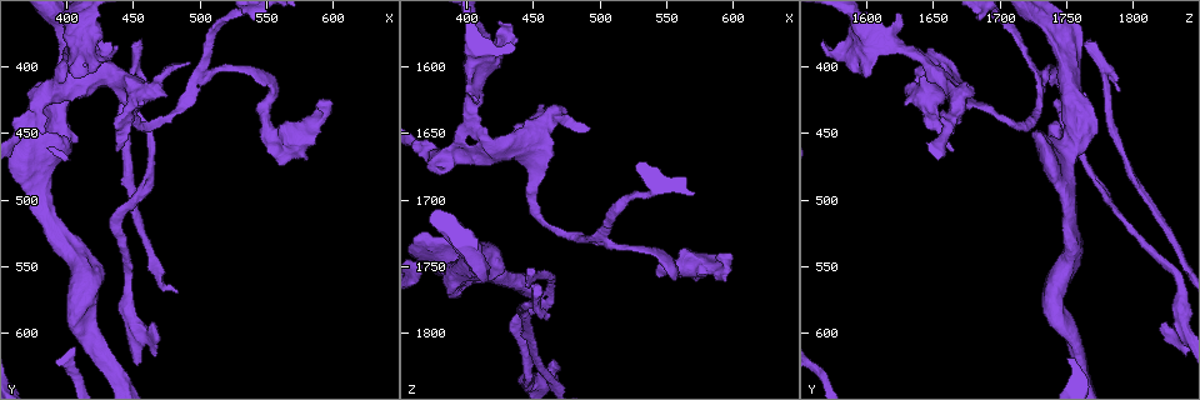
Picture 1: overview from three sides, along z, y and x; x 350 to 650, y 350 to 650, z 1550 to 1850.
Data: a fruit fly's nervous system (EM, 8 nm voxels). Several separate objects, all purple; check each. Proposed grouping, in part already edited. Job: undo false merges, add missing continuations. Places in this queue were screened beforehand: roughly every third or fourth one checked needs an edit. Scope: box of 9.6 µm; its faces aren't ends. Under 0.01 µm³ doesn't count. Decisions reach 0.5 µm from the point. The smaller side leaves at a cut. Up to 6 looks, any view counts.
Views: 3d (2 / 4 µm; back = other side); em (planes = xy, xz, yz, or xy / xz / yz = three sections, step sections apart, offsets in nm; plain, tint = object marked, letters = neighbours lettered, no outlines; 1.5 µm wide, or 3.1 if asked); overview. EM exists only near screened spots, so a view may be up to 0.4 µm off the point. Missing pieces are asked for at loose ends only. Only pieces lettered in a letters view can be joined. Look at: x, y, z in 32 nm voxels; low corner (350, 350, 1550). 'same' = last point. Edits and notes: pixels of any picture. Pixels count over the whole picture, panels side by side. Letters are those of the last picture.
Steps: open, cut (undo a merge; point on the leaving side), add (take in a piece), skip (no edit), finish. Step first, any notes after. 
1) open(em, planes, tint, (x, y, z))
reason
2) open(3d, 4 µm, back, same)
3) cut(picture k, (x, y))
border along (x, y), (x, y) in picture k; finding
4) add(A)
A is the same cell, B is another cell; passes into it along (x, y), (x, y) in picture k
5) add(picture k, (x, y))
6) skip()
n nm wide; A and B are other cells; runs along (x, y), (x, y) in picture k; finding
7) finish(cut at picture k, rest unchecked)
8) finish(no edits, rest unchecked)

open(em, planes, letters, (460, 602, 1834))
sudden change in width

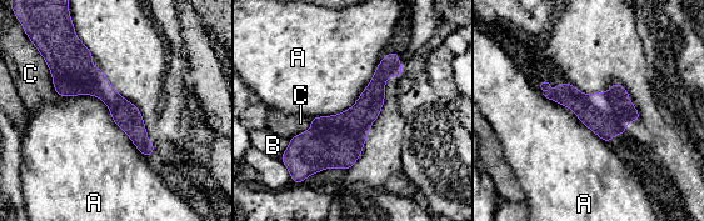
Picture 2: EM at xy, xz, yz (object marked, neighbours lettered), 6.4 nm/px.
skip()
A touches over 700 nm; A, B and C are other cells; all the same neuron

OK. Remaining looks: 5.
open(em, xz, step 4, tint, (380, 494, 1750))
three arms meet

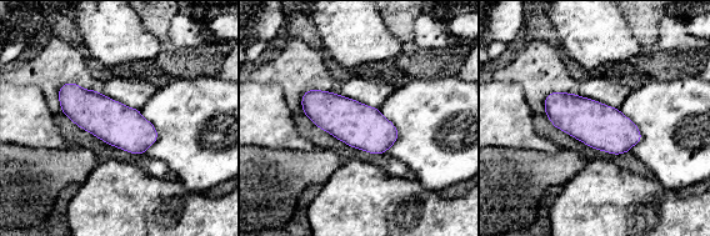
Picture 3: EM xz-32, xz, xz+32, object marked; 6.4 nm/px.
open(em, planes, letters, same)

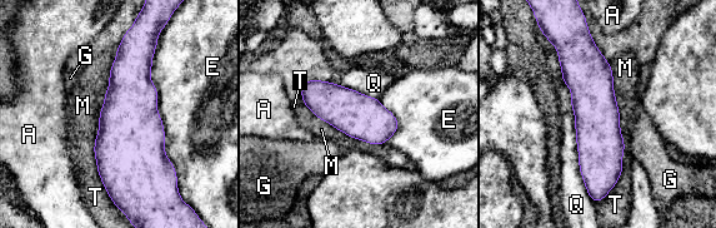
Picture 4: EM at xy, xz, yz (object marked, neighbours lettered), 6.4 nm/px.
skip()
E touches over 900 nm; A, E, G, M, Q and T are other cells; all the same neuron

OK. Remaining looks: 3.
open(em, yz, step 4, letters, (602, 428, 1744))
branch stops here

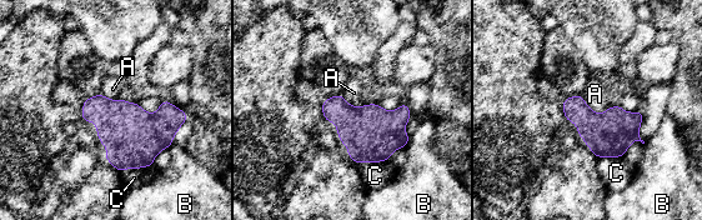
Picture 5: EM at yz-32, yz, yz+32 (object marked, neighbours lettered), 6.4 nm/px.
skip()
A, B and C are other cells; border along (582, 95), (595, 111), (610, 106) in picture 5; no lettered piece goes on from it

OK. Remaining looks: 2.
finish(no edits, rest unchecked)

